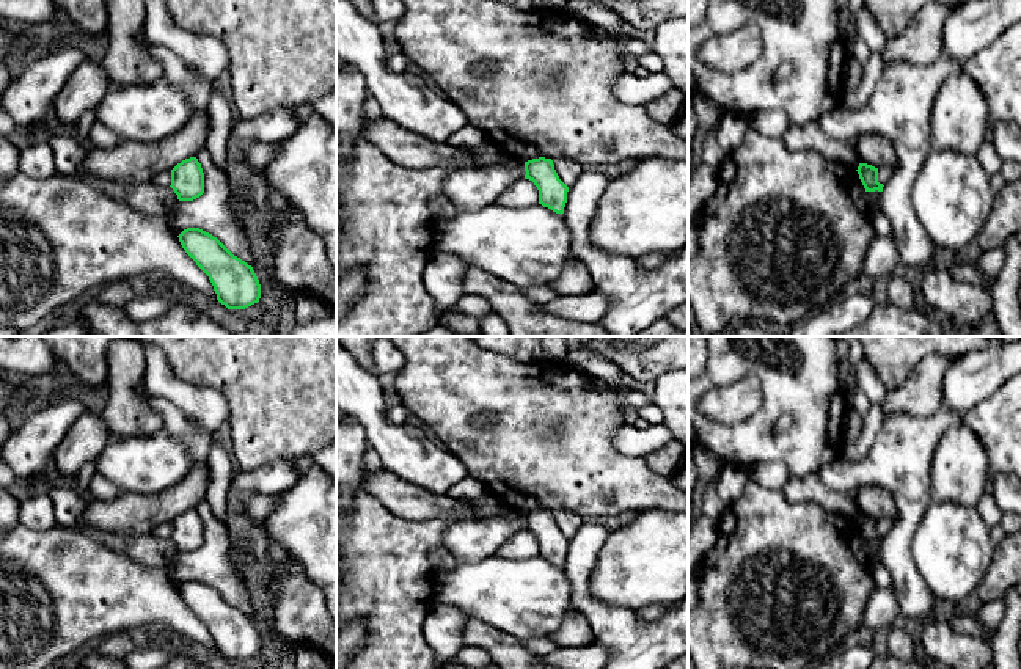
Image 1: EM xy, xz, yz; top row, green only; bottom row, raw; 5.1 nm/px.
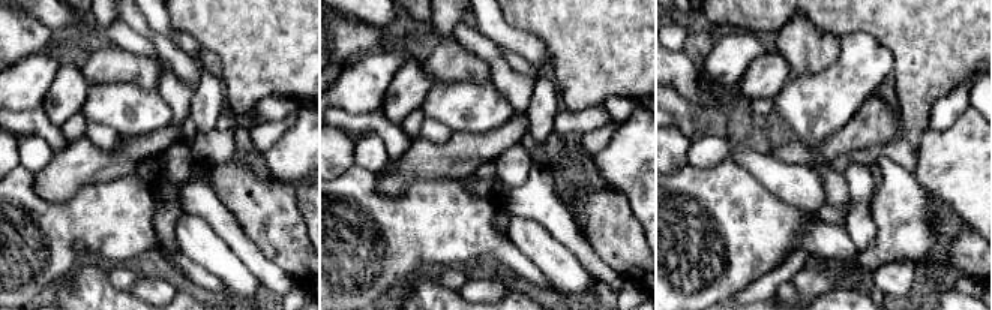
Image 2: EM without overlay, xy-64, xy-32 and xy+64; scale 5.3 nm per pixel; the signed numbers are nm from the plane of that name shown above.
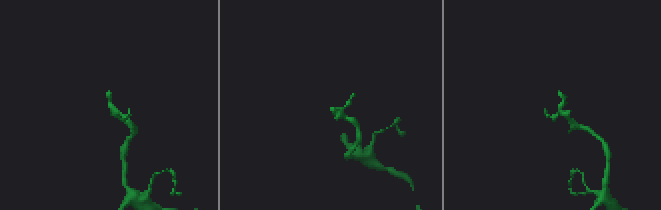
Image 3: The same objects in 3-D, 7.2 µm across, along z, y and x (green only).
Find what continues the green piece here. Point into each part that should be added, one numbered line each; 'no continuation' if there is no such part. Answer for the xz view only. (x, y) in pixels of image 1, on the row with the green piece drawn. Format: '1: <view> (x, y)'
1: xz (522, 193)

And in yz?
1: yz (899, 109)

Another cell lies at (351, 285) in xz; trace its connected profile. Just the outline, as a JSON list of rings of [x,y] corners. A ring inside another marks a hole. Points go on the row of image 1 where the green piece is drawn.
[[[358,270],[342,272],[336,278],[336,316],[342,317],[364,292],[364,275]]]

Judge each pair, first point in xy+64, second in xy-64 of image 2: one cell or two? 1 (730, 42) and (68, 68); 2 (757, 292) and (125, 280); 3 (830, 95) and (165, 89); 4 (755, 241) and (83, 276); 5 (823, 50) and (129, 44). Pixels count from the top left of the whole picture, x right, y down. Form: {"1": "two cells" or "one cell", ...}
{"1": "two cells", "2": "one cell", "3": "two cells", "4": "two cells", "5": "two cells"}

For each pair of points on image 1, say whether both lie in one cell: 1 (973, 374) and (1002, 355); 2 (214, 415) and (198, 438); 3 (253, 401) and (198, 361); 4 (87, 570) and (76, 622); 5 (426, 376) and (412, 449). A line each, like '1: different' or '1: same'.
1: same
2: different
3: same
4: same
5: different

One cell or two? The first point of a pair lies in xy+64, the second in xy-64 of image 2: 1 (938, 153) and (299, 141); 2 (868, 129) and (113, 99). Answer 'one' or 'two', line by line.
1: one
2: two

